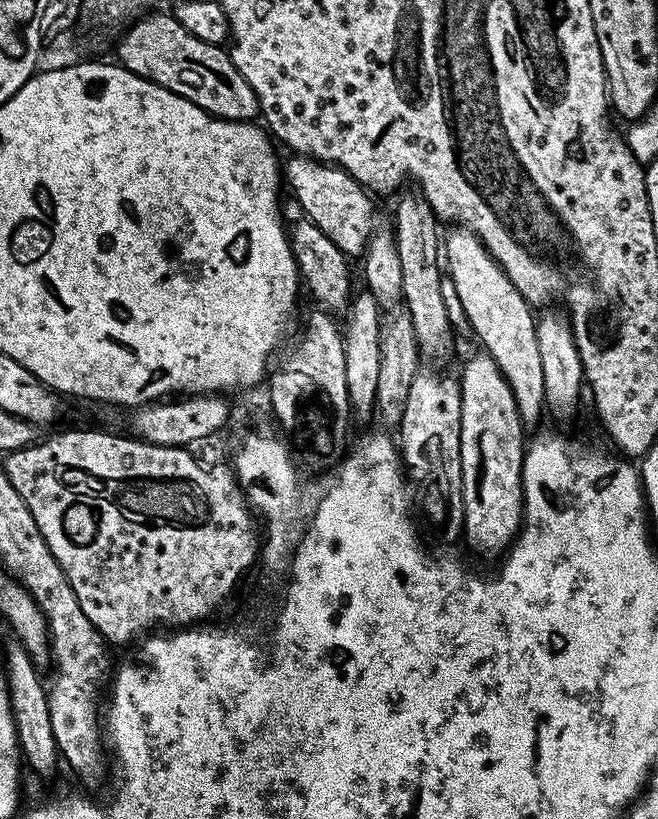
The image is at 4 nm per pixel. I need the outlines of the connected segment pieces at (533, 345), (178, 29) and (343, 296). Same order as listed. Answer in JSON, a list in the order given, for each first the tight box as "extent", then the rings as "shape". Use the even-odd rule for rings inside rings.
[{"extent":[442,226,546,426],"shape":[[[456,226],[451,231],[442,240],[442,256],[446,261],[447,275],[454,280],[473,337],[480,339],[479,347],[490,358],[494,358],[494,362],[498,362],[498,370],[502,370],[514,394],[520,419],[525,425],[532,426],[539,418],[540,411],[545,411],[546,408],[542,358],[538,355],[537,317],[522,294],[518,294],[514,282],[510,282],[508,275],[500,269],[499,262],[488,253],[484,243],[469,228]]]},{"extent":[114,15,260,121],"shape":[[[154,15],[139,17],[119,37],[120,45],[116,44],[114,51],[120,67],[138,74],[143,80],[169,88],[220,120],[255,121],[260,116],[260,103],[254,90],[250,90],[250,82],[238,74],[238,66],[234,66],[231,55],[221,45],[194,38],[186,26],[176,21],[175,15]]]},{"extent":[282,198,354,314],"shape":[[[288,198],[283,201],[282,215],[288,234],[288,245],[294,254],[296,269],[300,271],[303,287],[317,300],[323,311],[333,314],[344,314],[348,311],[354,295],[352,288],[352,268],[349,257],[345,256],[318,226],[314,226],[311,218],[304,213],[302,206],[295,198]]]}]

